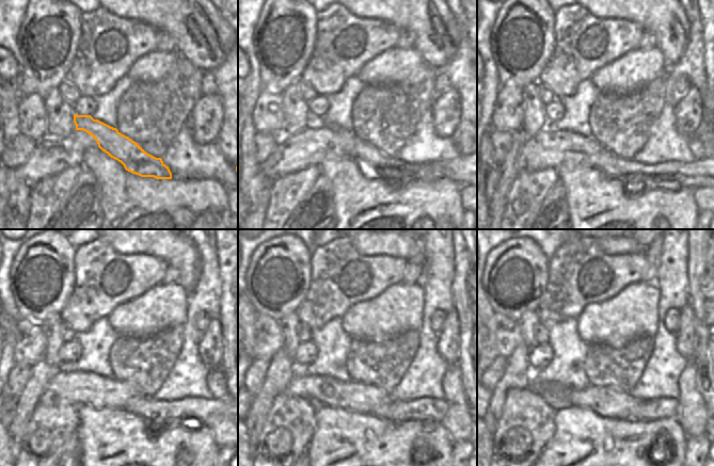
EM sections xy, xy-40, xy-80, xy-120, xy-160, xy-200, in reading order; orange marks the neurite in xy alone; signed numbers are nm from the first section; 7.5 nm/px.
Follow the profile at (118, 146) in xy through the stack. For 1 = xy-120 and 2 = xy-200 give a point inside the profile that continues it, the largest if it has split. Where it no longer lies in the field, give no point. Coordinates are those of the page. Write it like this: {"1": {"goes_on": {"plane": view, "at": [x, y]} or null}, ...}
{"1": {"goes_on": {"plane": "xy-120", "at": [205, 411]}}, "2": {"goes_on": {"plane": "xy-200", "at": [646, 411]}}}

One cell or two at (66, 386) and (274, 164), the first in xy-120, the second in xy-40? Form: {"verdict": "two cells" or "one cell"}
{"verdict": "one cell"}

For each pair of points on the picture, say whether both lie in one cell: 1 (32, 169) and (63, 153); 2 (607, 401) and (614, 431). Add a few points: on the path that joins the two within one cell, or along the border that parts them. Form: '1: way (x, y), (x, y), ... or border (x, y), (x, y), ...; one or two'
1: way (40, 165), (56, 155); one
2: border (587, 408), (604, 417), (634, 419); two

